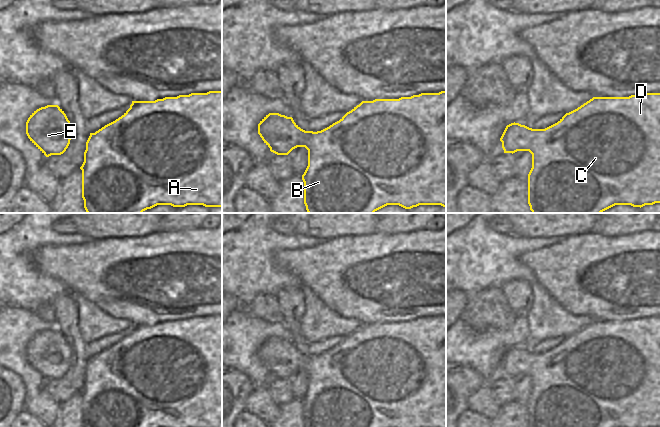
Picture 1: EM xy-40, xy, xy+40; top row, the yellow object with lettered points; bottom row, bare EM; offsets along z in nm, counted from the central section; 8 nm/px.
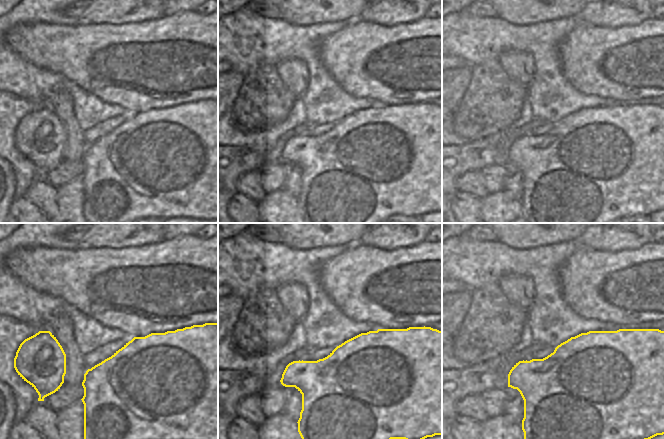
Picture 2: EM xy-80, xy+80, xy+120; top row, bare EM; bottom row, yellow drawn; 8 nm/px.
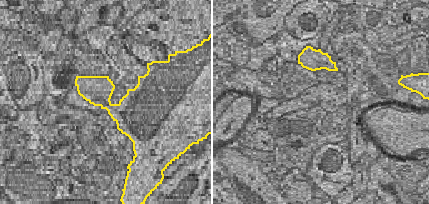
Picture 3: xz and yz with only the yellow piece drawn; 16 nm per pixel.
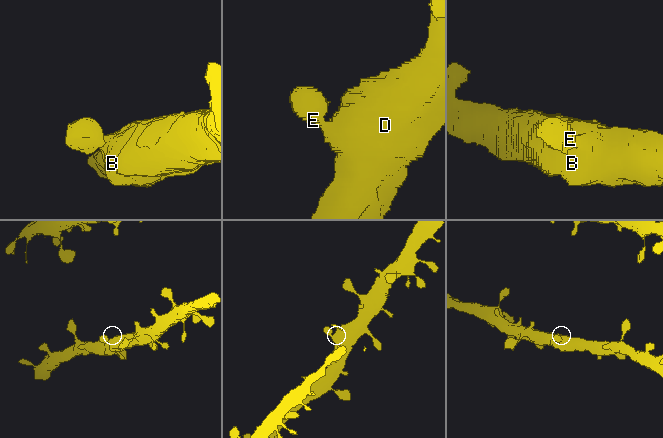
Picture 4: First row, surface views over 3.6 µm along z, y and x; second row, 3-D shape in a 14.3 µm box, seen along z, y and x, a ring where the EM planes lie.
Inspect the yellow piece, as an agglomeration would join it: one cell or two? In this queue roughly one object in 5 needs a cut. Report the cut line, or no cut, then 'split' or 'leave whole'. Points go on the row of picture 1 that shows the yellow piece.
cut none; leave whole

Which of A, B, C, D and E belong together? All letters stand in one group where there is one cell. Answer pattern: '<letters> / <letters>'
A B C D E

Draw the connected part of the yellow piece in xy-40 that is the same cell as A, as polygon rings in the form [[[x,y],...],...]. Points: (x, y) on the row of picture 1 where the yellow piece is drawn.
[[[222,91],[191,93],[155,101],[132,101],[130,108],[121,117],[95,133],[90,133],[86,142],[84,162],[80,169],[82,170],[82,198],[87,213],[142,213],[157,205],[222,207]]]

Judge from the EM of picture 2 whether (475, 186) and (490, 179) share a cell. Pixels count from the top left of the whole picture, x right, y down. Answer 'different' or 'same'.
different

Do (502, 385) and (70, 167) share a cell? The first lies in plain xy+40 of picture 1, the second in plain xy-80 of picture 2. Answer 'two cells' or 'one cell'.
one cell

